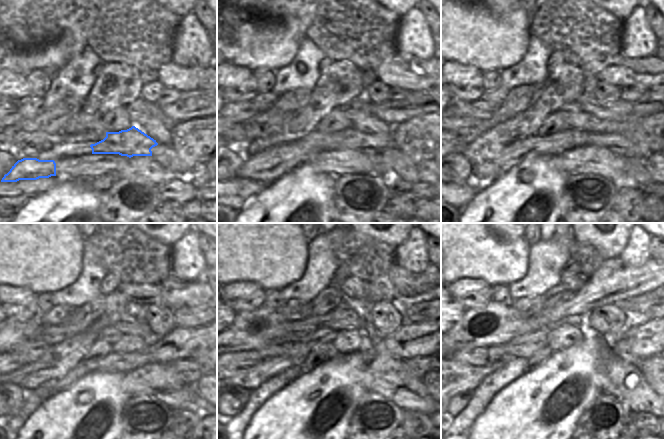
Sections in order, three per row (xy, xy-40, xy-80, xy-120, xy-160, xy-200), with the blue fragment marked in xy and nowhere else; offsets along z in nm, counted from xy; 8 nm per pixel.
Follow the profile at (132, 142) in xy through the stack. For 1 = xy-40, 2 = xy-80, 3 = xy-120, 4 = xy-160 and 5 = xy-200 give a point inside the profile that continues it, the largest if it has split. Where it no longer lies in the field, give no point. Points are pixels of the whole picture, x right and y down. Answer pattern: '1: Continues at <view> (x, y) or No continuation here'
1: Continues at xy-40 (267, 166)
2: Continues at xy-80 (613, 138)
3: Continues at xy-120 (179, 344)
4: Continues at xy-160 (410, 341)
5: Continues at xy-200 (643, 341)

